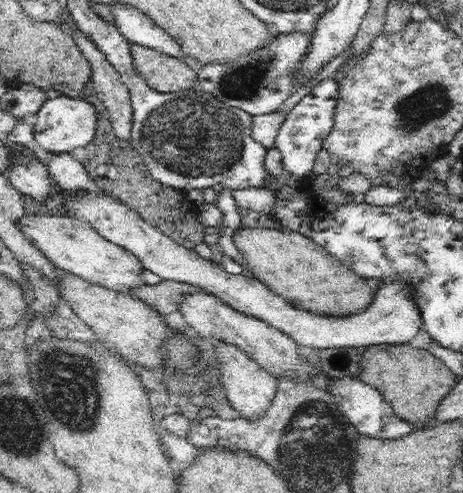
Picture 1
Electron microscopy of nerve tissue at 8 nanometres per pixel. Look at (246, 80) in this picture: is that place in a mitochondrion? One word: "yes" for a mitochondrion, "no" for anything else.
yes

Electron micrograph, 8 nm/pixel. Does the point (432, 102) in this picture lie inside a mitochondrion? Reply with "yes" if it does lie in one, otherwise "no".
yes

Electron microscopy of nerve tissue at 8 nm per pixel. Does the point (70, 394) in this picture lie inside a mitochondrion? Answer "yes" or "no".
yes

